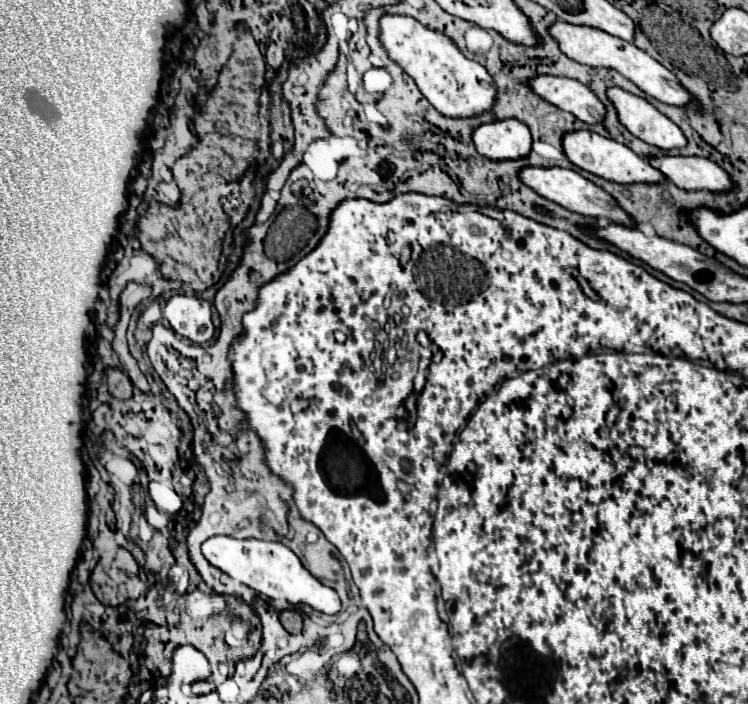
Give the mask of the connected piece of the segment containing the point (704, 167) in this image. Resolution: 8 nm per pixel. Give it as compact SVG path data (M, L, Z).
M654 156L646 158L656 170L660 170L672 184L682 190L730 190L730 176L712 160L702 156Z

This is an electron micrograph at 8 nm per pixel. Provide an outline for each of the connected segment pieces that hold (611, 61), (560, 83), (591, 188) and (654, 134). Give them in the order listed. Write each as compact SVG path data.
M556 20L548 28L548 32L550 32L550 36L554 36L554 40L558 40L558 46L562 48L562 52L566 56L570 56L572 60L576 60L580 64L586 64L586 66L594 66L594 68L612 68L612 70L618 70L622 76L626 76L628 80L632 80L642 92L654 96L660 102L682 106L682 104L686 104L686 102L692 100L692 96L680 86L678 78L670 70L666 70L650 54L646 54L644 50L640 50L632 42L626 42L626 40L616 38L616 36L610 36L610 34L598 30L598 28L586 28L586 26L578 26L578 24L566 24L562 20Z
M534 76L526 84L530 84L532 92L542 96L542 100L574 114L582 122L596 124L604 118L602 102L578 80L560 76Z
M524 166L518 172L518 180L522 180L526 186L530 186L534 192L538 192L540 196L572 210L578 212L582 216L594 216L594 218L606 218L610 222L616 224L626 224L626 226L636 226L630 216L616 206L616 202L596 184L592 184L590 180L586 180L582 174L578 174L576 170L568 170L568 168L538 168L538 166Z
M608 88L606 96L614 104L618 120L640 140L662 150L682 148L686 144L682 130L670 118L658 112L648 100L622 88Z

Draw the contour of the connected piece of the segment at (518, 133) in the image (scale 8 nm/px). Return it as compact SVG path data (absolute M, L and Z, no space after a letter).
M496 120L480 124L472 132L476 150L490 160L520 158L530 152L532 136L520 120Z

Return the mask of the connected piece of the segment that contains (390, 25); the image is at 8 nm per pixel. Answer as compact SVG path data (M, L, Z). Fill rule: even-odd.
M384 14L378 20L380 26L380 44L386 50L388 58L396 62L428 98L428 102L444 116L474 116L492 108L496 86L492 76L474 60L468 60L454 40L446 34L432 30L418 22L412 16L402 14Z

